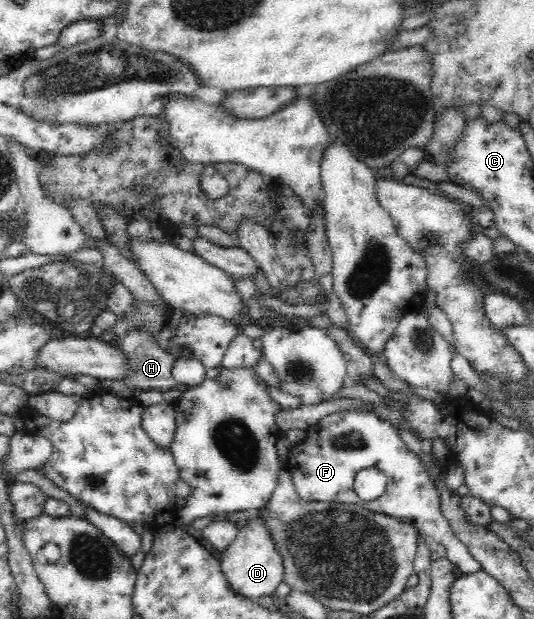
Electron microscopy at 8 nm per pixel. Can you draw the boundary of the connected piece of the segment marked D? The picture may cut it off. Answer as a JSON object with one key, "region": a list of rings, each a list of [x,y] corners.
{"region":[[[263,505],[256,515],[247,517],[246,524],[238,529],[238,535],[233,543],[221,553],[221,569],[233,591],[249,599],[257,599],[263,595],[271,595],[277,586],[284,581],[284,559],[276,550],[273,536],[268,528],[268,523],[262,519]]]}

